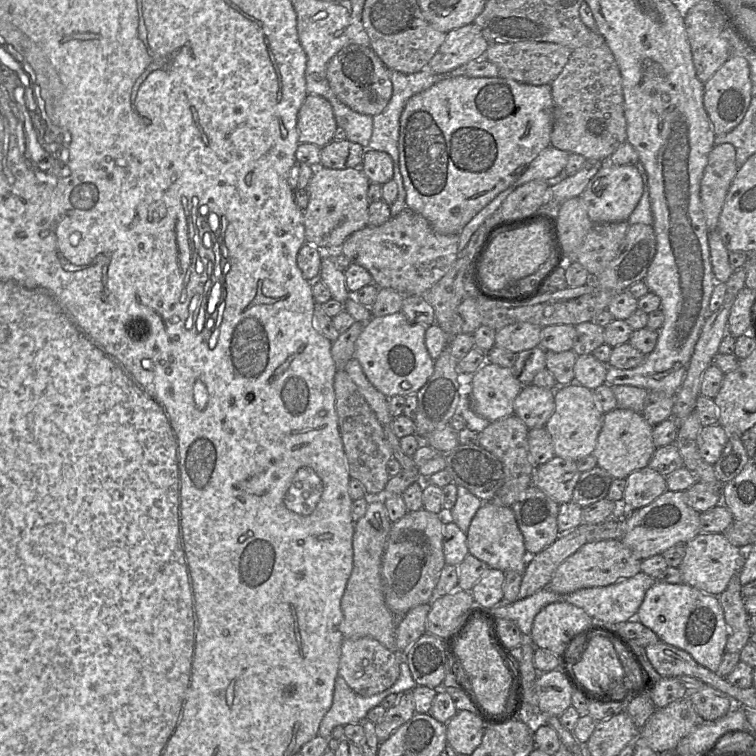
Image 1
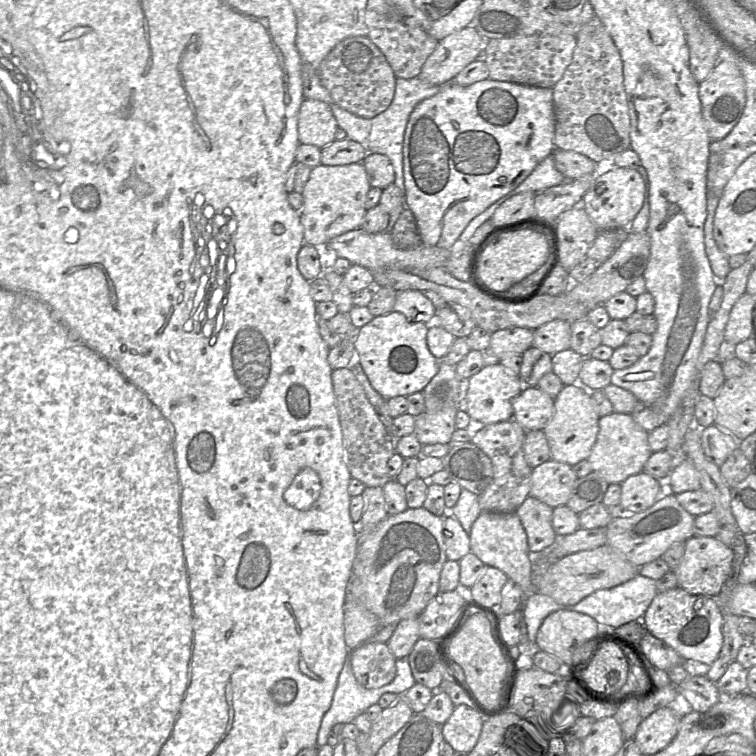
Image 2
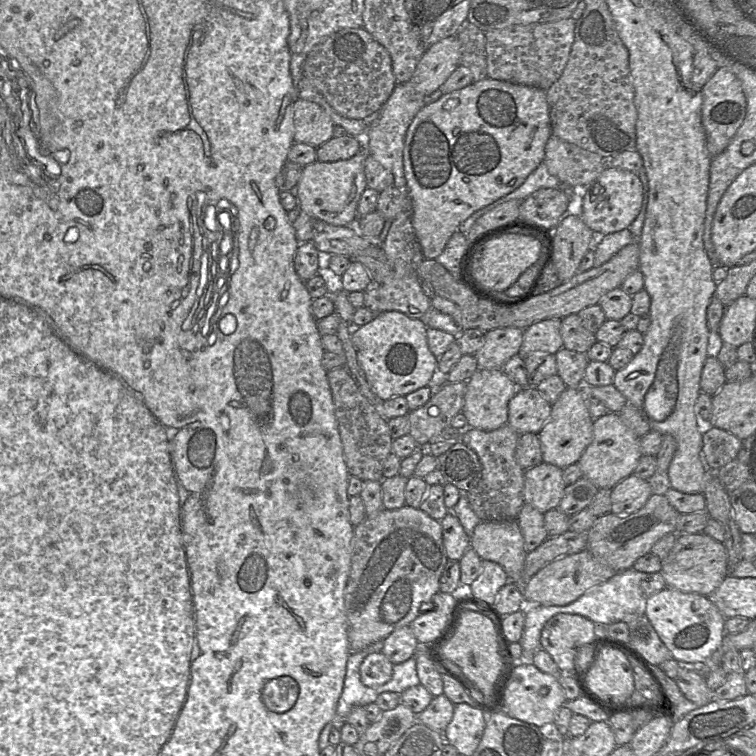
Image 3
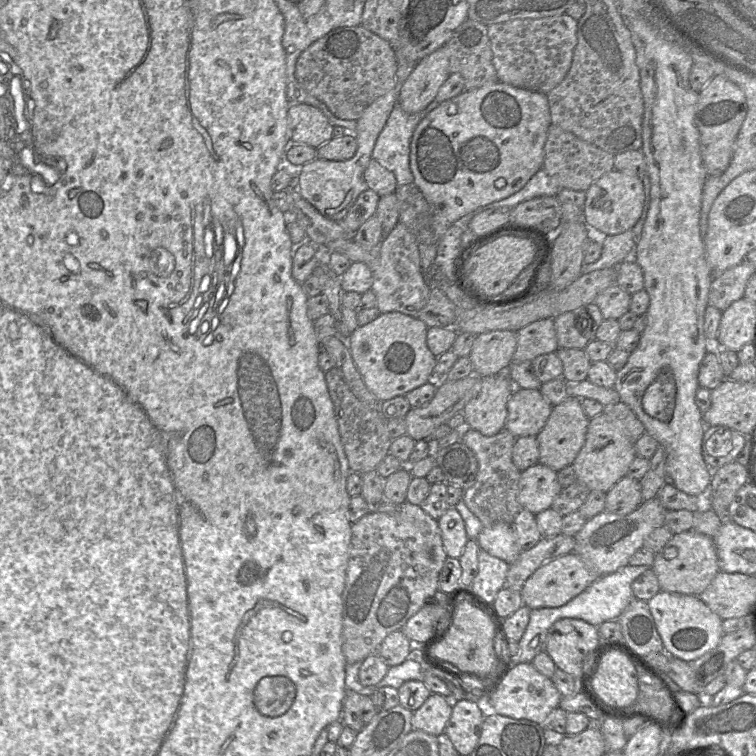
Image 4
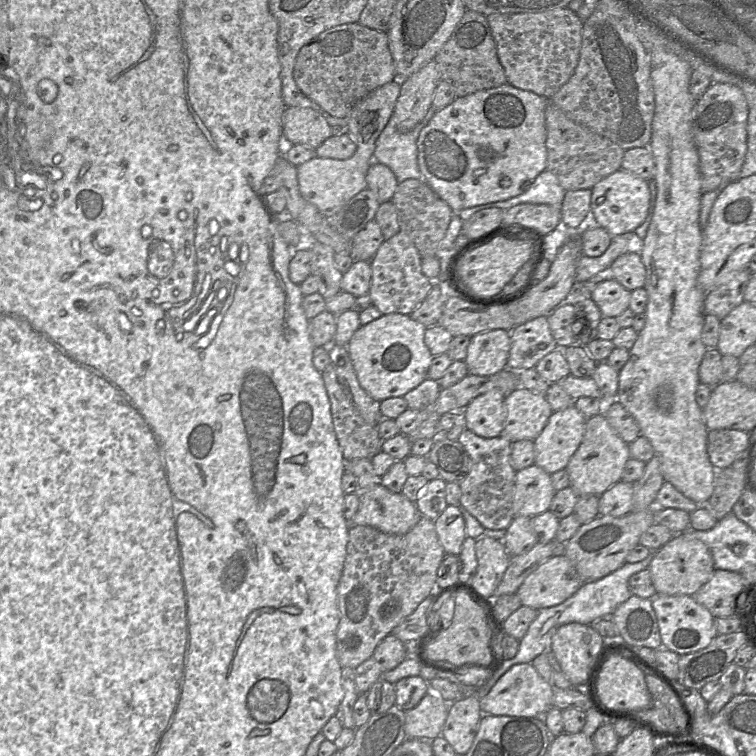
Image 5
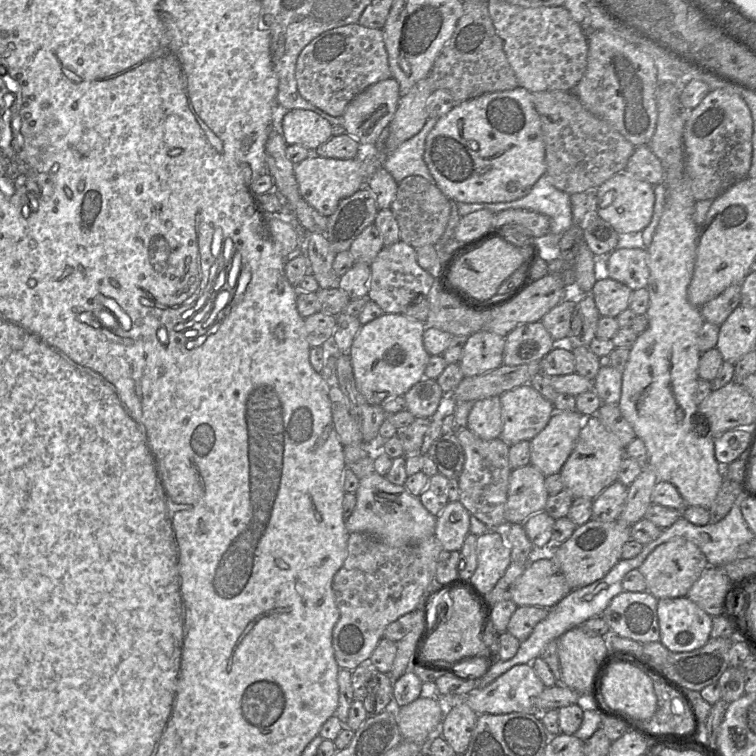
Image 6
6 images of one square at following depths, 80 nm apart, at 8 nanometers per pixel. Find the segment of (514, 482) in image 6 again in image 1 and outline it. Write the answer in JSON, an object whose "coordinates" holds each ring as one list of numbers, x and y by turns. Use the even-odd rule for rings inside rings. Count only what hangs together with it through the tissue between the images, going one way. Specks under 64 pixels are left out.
{"coordinates":[[554,456,546,463,535,466,533,485,556,503,563,504,572,501,581,473,575,460]]}

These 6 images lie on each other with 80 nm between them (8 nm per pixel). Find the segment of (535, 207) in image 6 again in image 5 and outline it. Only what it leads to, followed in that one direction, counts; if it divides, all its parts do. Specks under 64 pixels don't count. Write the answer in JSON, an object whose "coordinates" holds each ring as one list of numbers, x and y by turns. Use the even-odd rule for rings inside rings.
{"coordinates":[[544,170,521,195,505,201,492,202,489,204,467,208,456,214,458,214,464,222,476,212,481,210,492,208,508,210,518,204,547,204,561,208,565,193,566,191,561,187,555,175,547,170]]}

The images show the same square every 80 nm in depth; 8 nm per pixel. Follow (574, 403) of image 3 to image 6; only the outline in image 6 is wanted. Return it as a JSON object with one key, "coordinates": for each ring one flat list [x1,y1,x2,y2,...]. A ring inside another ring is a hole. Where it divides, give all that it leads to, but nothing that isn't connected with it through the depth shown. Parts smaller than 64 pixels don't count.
{"coordinates":[[576,410,555,411,547,425,530,440,530,464,544,476,560,473,584,419]]}

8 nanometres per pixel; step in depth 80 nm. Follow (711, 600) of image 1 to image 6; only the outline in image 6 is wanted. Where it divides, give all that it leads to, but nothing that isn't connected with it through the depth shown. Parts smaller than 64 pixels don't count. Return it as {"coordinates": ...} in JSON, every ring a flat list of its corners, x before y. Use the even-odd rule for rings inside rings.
{"coordinates":[[688,597,658,599,660,642,671,652,703,647,711,637,712,617]]}

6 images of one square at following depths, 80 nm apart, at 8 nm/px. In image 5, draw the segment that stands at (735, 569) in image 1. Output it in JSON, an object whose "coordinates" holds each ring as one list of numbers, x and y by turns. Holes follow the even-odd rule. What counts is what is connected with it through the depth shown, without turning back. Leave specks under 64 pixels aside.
{"coordinates":[[691,533,674,534,659,550,652,552,653,559,648,569,657,595,692,596,711,578,715,570,709,547]]}

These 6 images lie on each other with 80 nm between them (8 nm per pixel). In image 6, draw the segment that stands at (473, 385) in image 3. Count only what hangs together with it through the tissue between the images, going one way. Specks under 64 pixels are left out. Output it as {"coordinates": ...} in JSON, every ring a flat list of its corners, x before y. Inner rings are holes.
{"coordinates":[[499,396,474,401,468,415,467,428,485,440,500,437,502,413]]}

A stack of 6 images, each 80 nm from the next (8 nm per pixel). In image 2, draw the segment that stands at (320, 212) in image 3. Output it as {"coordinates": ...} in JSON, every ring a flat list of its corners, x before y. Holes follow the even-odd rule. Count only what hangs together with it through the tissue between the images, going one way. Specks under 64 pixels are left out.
{"coordinates":[[363,163,339,166,319,164,312,168,302,191,304,204,299,212,304,228,304,243,326,248,326,244,336,236,360,228,370,187]]}

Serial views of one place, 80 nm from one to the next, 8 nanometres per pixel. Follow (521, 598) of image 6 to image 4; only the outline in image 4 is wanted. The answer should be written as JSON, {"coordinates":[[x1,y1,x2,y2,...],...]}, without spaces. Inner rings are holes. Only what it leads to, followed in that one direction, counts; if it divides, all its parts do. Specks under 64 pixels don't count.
{"coordinates":[[577,553,559,556,545,562,525,581,520,590,523,605,530,609,563,606,599,577,601,576,590,569]]}

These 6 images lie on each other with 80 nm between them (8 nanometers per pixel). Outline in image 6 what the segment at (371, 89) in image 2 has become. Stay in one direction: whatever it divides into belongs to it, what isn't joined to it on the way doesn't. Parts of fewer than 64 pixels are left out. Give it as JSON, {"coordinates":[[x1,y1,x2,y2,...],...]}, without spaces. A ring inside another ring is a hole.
{"coordinates":[[348,24,324,32,303,48,296,62,295,77,300,95,331,116,342,116,355,96,369,86,392,77,382,29]]}

